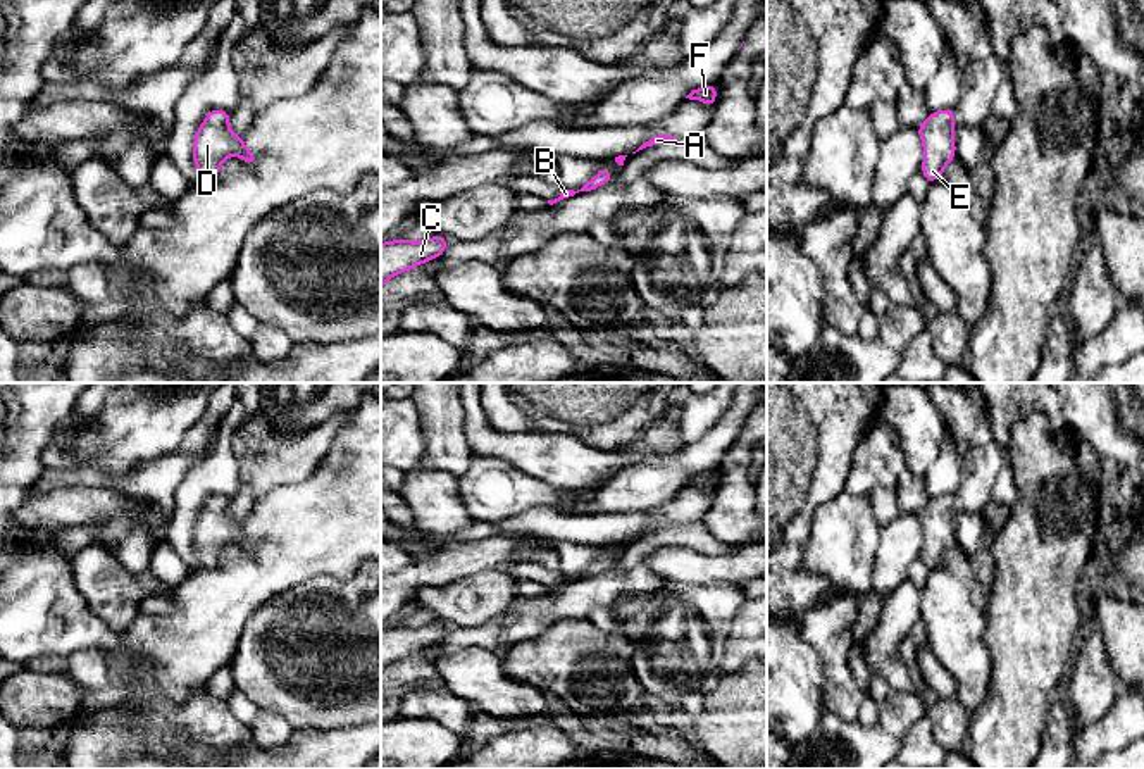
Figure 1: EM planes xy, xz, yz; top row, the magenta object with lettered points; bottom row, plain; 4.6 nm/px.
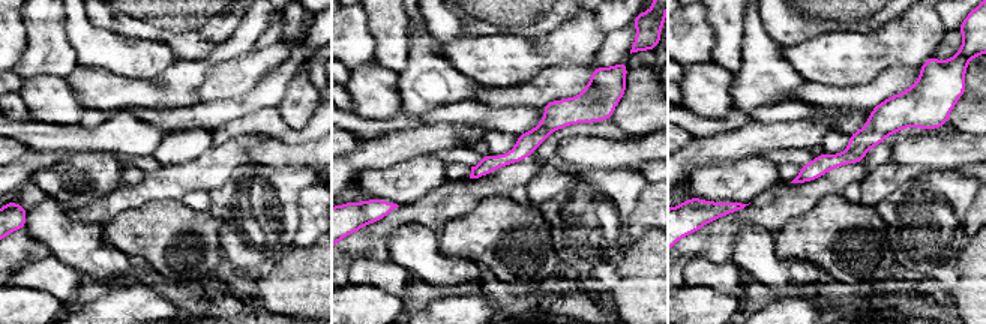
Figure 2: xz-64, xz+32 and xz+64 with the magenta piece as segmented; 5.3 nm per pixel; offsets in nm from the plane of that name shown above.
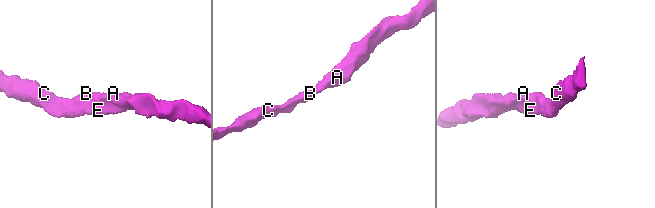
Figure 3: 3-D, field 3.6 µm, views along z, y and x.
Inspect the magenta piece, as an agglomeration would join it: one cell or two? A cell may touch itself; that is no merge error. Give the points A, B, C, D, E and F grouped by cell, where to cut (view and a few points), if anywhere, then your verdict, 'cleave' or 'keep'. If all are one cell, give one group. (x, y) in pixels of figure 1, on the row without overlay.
groups A B C D E F; cut none; keep

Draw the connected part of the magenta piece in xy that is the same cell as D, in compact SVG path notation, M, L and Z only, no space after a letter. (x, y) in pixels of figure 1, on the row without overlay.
M212 495L196 516L193 526L193 548L203 569L215 567L221 552L231 541L238 541L248 553L257 548L255 538L245 533L243 522L229 514L231 498Z

